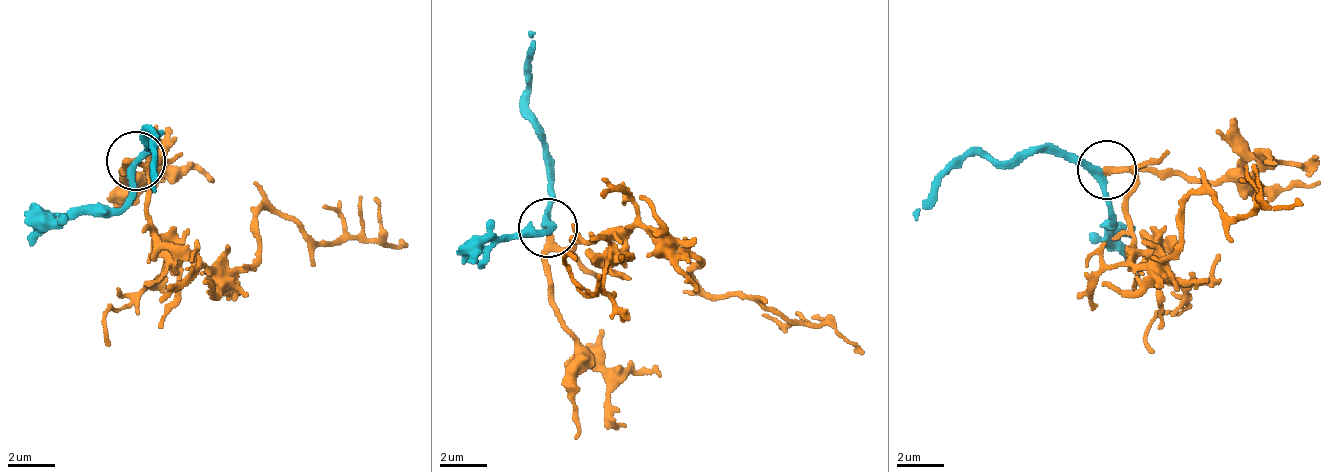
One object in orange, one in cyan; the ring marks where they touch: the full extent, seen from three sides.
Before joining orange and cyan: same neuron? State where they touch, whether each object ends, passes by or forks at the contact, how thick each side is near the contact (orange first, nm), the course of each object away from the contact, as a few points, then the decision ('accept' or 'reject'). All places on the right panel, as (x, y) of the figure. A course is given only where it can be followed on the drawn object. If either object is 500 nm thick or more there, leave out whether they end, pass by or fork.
(1106, 169) | orange passes by | cyan passes by | 200/240 nm | orange via (1105, 171), (1132, 176), (1133, 264), (1161, 259), (1183, 240), (1183, 205), (1197, 192), (1234, 216), (1300, 200) | cyan via (1105, 171), (1025, 150), (1005, 163), (962, 157), (915, 221) | accept

